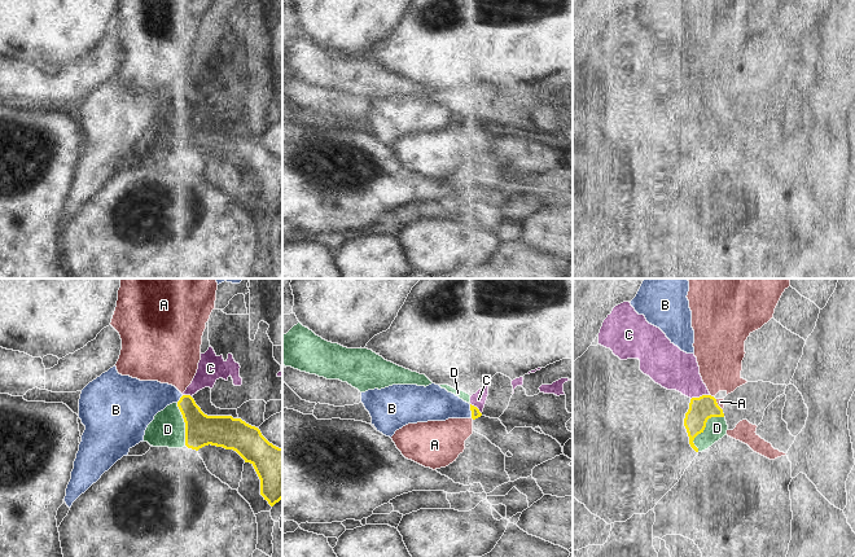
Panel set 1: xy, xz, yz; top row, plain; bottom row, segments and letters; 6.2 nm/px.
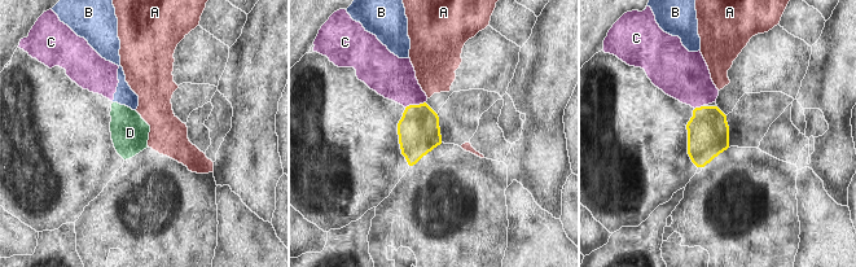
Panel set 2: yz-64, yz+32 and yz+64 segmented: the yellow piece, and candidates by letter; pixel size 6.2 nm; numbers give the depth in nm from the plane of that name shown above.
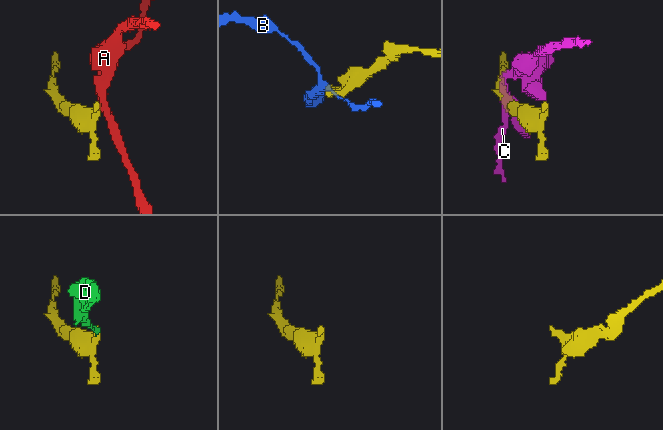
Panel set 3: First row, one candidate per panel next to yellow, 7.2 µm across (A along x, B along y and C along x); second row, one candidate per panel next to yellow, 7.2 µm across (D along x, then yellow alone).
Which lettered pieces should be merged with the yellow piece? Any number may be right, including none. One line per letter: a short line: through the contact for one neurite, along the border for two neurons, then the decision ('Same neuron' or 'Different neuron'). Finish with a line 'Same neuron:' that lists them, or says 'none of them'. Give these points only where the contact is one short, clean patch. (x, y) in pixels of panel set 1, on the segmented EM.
A: Line: yz (710, 394), (713, 397). Different neuron
B: Line: xz (469, 404), (472, 417). Different neuron
C: Different neuron
D: Line: yz (705, 407), (705, 426), (717, 428). Same neuron
Same neuron: D.

